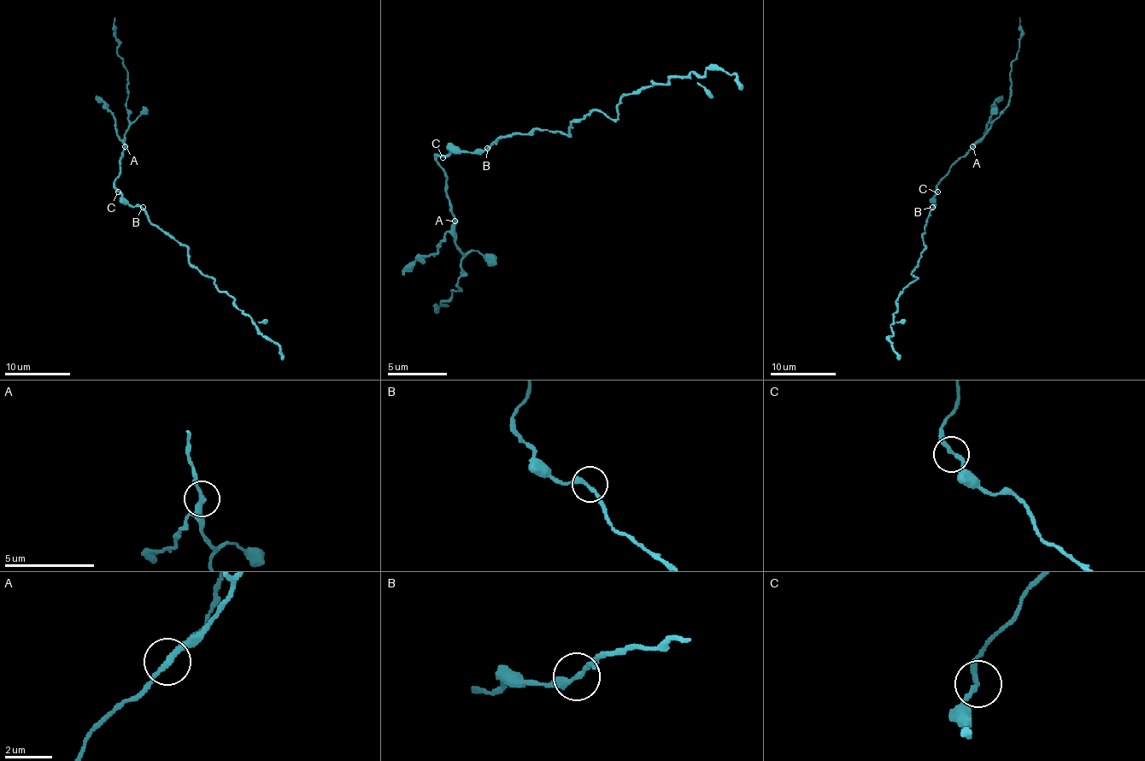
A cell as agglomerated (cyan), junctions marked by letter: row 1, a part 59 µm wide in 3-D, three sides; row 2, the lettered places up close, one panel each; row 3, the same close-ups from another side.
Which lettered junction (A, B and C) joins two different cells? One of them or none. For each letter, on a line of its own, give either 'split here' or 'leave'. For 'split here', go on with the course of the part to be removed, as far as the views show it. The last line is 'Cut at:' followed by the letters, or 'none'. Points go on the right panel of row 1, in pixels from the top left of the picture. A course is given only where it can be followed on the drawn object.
A: leave
B: leave
C: leave
Cut at: none

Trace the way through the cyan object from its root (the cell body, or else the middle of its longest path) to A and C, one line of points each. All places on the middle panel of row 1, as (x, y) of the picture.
A: (484, 148), (481, 151), (451, 151), (443, 157), (437, 157), (437, 163), (445, 172), (449, 211), (455, 220)
C: (484, 148), (481, 151), (449, 151), (443, 157)

